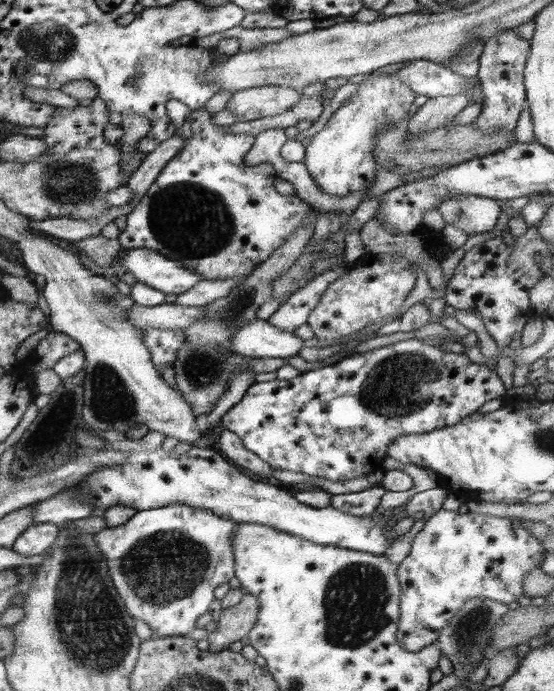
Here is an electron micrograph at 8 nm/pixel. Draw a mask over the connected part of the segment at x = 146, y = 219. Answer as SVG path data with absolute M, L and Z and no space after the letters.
M205 107L191 110L190 115L184 120L184 124L179 128L175 128L175 134L186 139L184 148L181 148L180 152L178 152L174 158L171 158L170 162L166 163L166 166L159 172L158 178L156 178L154 184L151 184L150 189L145 192L142 199L138 201L134 210L128 213L125 229L118 235L117 240L126 250L146 248L158 251L162 256L180 262L184 268L194 270L196 274L200 274L204 279L226 280L226 278L244 276L244 274L250 274L250 272L256 270L258 265L268 260L268 257L294 234L294 230L296 230L300 224L315 224L316 212L301 198L295 195L282 196L280 192L275 190L274 180L278 176L276 176L276 170L274 170L272 164L266 162L264 162L264 164L256 164L256 166L248 166L248 164L246 164L246 153L252 148L255 136L244 133L232 134L232 132L228 132L227 126L216 125L212 120L213 116L214 114L208 112Z

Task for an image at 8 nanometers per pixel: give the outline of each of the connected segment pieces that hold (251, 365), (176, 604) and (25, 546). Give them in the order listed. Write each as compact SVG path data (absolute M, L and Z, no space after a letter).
M188 338L182 340L182 346L176 354L174 360L174 374L176 384L178 385L178 392L181 393L183 400L190 406L194 417L205 414L212 409L218 398L226 391L228 386L228 379L232 377L234 371L240 369L248 369L252 374L261 372L274 372L277 371L284 364L288 364L288 358L253 358L250 356L240 355L234 352L233 348L216 348L212 344L206 346L198 346L192 348L192 344L188 342Z
M170 504L166 508L136 511L124 525L104 528L94 536L94 540L104 554L110 578L134 620L144 620L154 636L188 637L196 628L197 618L209 612L208 608L215 599L214 589L235 576L231 539L235 524L233 520L216 516L206 508Z
M51 523L30 525L18 536L11 549L20 555L32 556L48 551L60 534L60 528Z

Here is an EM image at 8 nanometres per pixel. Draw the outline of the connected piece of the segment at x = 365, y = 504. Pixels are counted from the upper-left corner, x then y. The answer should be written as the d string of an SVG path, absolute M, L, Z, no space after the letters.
M374 486L360 492L331 495L331 506L354 516L371 516L387 489Z

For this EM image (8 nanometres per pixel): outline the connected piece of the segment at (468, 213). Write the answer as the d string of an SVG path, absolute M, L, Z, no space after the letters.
M471 195L448 198L436 209L447 224L453 224L468 236L490 232L502 214L498 200Z

